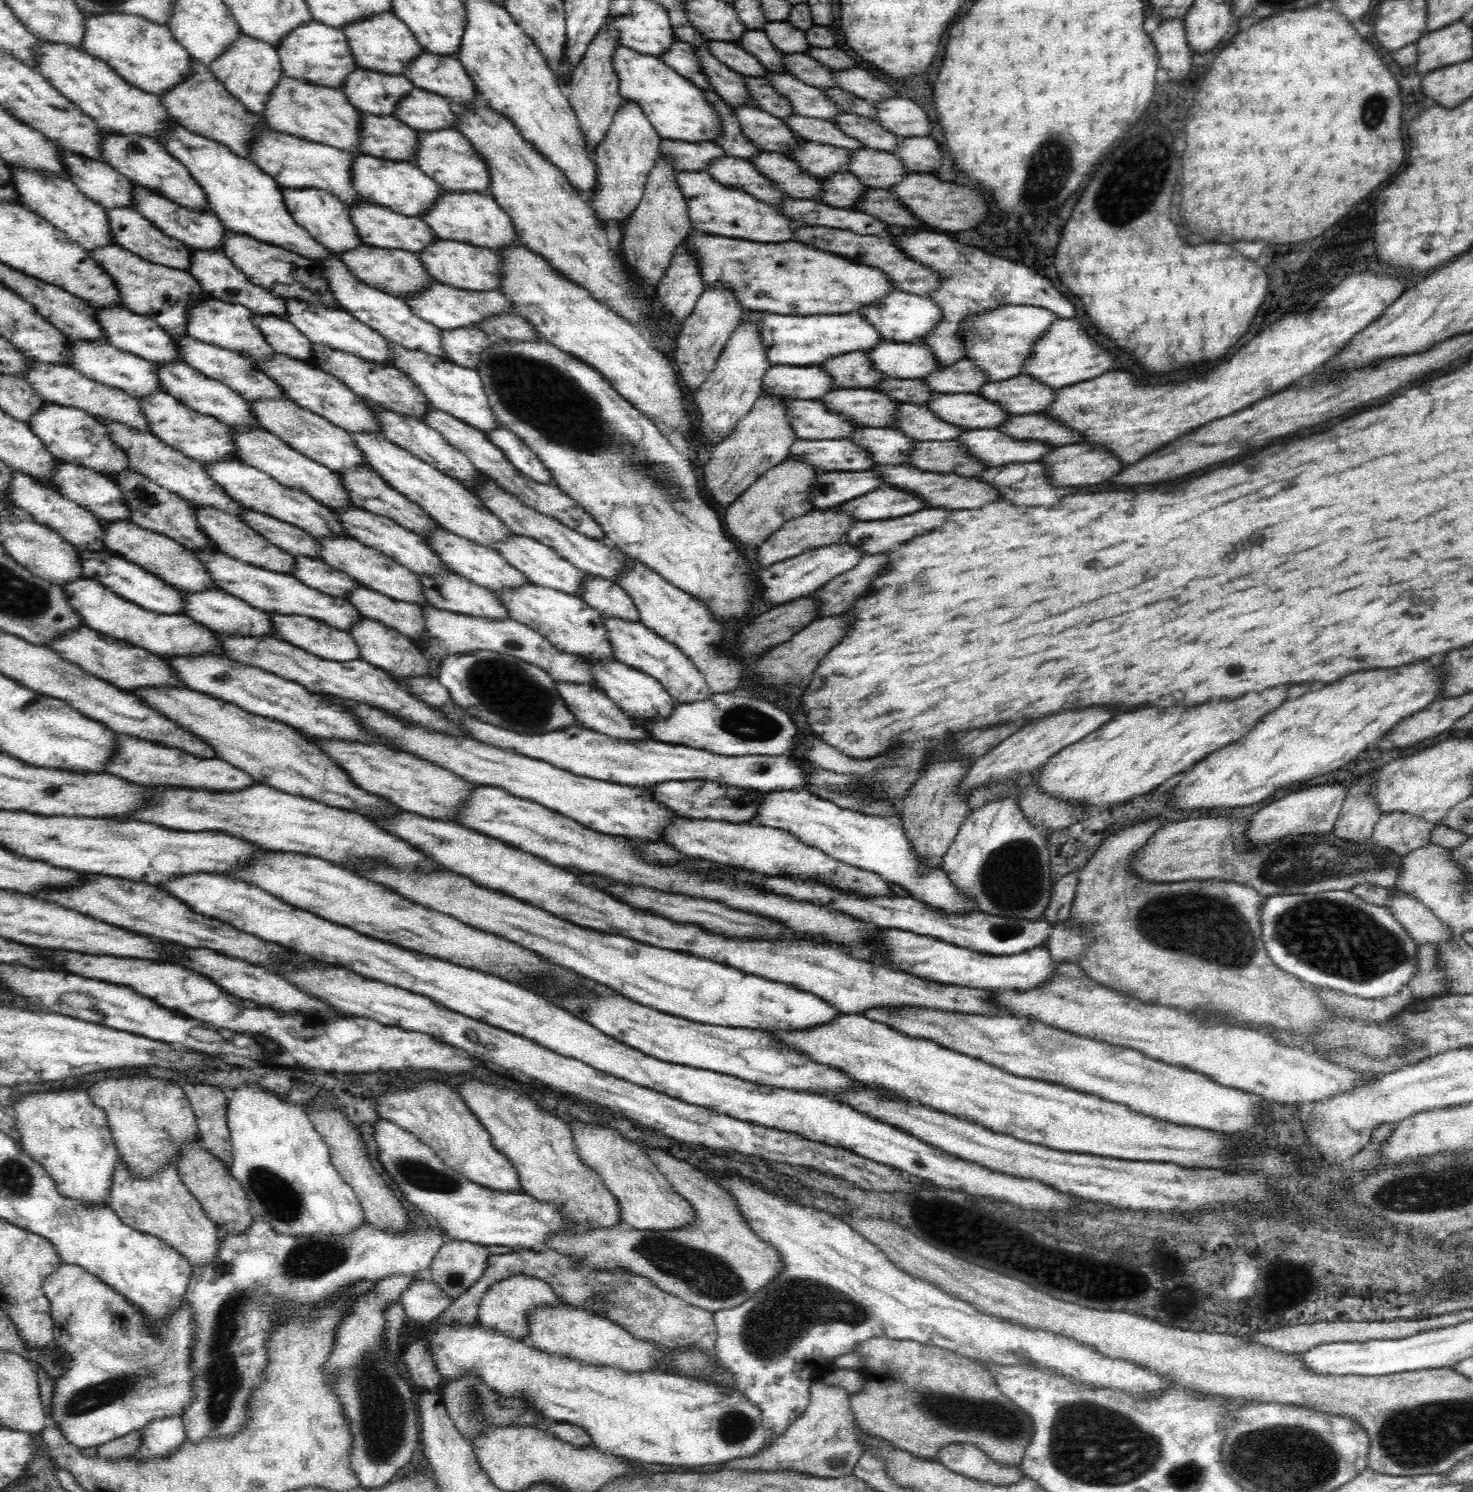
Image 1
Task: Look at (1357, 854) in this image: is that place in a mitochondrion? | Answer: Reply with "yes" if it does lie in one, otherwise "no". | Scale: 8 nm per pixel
yes

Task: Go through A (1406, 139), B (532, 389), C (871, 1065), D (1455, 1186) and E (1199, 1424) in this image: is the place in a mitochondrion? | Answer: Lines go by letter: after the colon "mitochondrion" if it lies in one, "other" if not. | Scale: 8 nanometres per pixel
A: other
B: mitochondrion
C: other
D: mitochondrion
E: other

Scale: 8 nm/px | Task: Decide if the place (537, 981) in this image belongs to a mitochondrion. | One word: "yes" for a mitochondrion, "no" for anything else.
no

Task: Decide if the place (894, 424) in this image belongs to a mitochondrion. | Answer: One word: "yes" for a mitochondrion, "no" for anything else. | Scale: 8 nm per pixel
no

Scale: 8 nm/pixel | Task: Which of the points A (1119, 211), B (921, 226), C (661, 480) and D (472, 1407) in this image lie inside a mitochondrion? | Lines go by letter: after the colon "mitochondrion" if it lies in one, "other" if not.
A: mitochondrion
B: other
C: mitochondrion
D: mitochondrion

